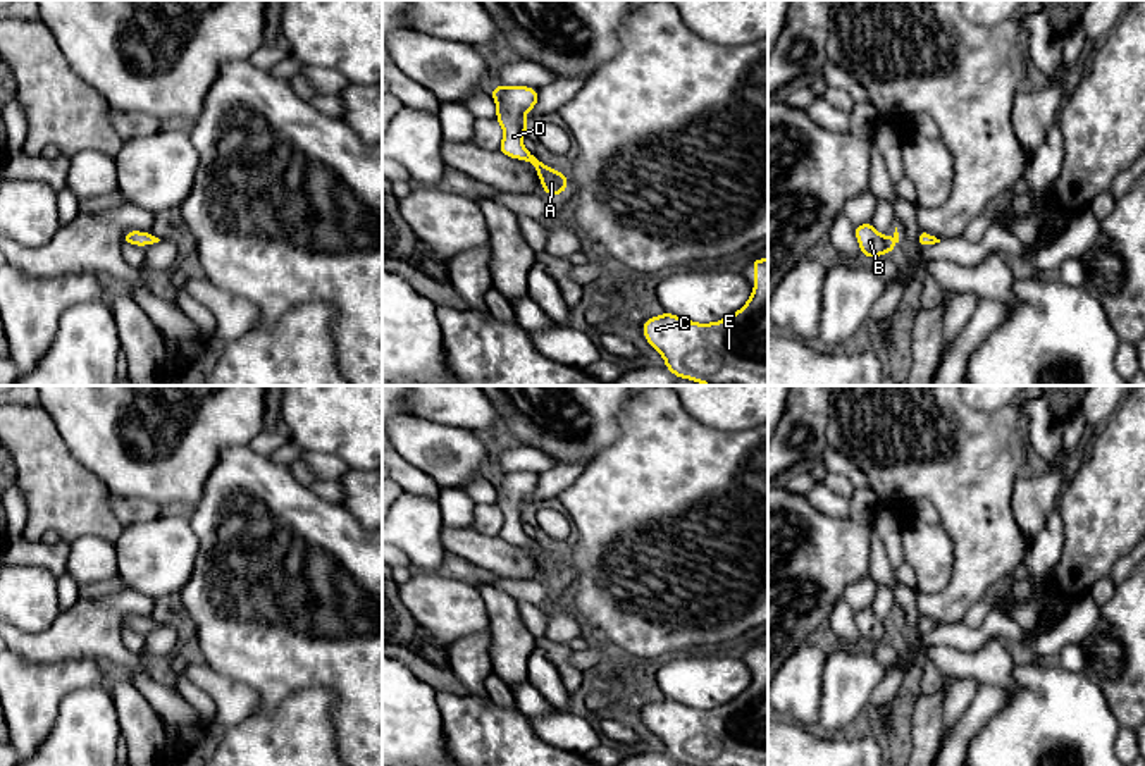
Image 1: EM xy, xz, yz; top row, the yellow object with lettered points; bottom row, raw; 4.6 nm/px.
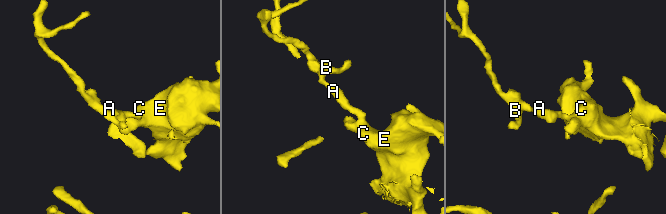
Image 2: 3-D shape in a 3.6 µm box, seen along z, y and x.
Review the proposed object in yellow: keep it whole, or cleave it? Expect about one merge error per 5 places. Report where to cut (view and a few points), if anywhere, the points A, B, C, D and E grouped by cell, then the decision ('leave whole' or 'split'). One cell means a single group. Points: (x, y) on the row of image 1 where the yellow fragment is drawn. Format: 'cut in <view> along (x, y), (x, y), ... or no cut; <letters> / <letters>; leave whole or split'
no cut; A B C D E; leave whole

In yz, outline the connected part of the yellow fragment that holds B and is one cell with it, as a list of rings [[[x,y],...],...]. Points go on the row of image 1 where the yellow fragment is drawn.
[[[871,222],[856,225],[854,234],[864,258],[875,258],[890,253],[897,248],[895,244],[899,243],[897,227],[894,236],[887,238],[880,234]]]

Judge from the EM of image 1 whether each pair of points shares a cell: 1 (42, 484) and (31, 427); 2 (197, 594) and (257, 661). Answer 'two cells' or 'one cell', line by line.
1: one cell
2: one cell

